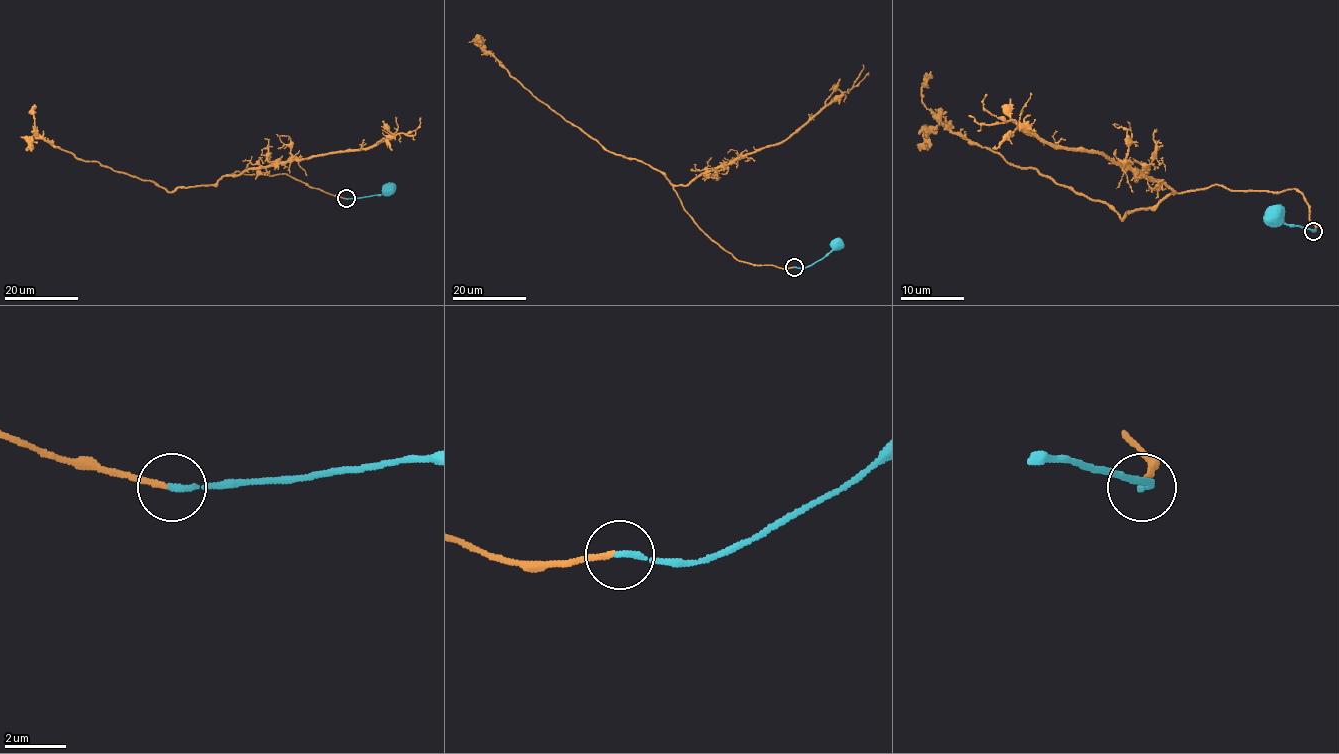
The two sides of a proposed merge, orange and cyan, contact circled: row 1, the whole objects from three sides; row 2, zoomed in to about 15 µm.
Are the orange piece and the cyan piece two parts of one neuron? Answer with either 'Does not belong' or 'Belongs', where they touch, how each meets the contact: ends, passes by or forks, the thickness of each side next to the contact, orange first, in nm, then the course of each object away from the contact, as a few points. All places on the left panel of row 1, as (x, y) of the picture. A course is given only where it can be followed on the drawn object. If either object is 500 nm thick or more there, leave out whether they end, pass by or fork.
Belongs. Place: (346, 198). At the ring orange ends. At the ring cyan ends. Thickness 170 nm (orange) against 200 nm. Course of orange: (345, 199), (285, 174), (237, 171), (214, 184), (166, 191), (56, 148), (35, 130), (35, 104). Course of cyan: (346, 199), (386, 194), (390, 190)

